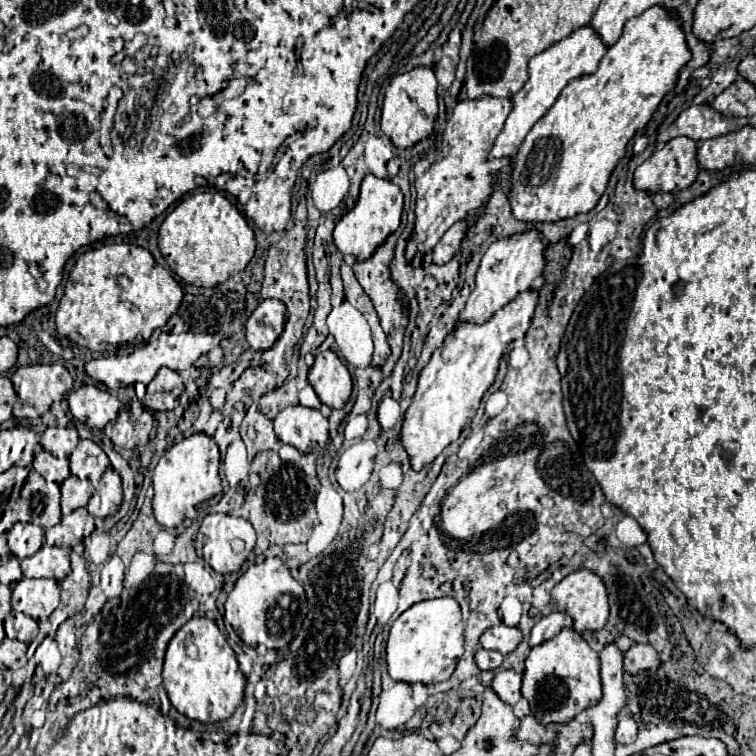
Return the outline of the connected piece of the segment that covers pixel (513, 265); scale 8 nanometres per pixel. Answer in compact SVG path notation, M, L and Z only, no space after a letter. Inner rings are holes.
M525 230L521 234L513 234L507 238L495 240L477 270L477 286L471 292L465 310L461 312L461 322L485 322L499 308L503 308L509 300L513 300L519 292L531 288L533 280L541 276L545 268L545 242L539 230Z

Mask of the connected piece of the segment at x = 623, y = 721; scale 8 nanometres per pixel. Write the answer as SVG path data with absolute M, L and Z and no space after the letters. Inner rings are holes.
M633 716L619 718L617 730L615 730L615 742L617 744L633 744L637 740L637 730L639 730L639 722Z

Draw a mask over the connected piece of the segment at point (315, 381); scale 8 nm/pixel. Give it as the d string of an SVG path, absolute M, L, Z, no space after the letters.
M333 350L319 352L309 370L309 384L329 408L343 408L351 396L351 374Z

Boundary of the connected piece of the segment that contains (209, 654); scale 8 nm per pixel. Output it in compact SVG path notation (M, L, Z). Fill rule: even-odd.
M191 618L169 642L163 666L163 682L173 708L199 722L219 722L229 718L243 702L245 676L239 670L233 648L215 622L207 618ZM195 646L197 654L189 656L187 648Z

